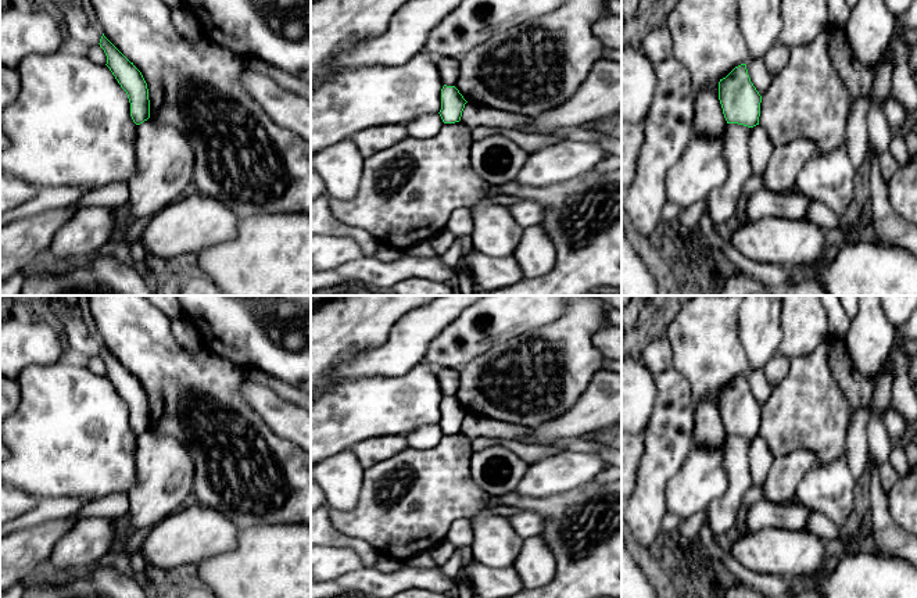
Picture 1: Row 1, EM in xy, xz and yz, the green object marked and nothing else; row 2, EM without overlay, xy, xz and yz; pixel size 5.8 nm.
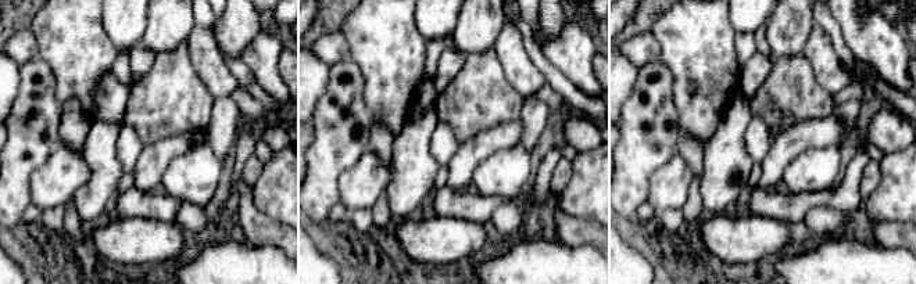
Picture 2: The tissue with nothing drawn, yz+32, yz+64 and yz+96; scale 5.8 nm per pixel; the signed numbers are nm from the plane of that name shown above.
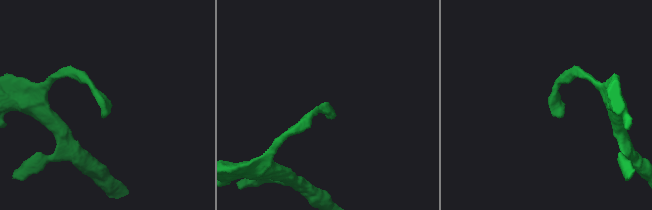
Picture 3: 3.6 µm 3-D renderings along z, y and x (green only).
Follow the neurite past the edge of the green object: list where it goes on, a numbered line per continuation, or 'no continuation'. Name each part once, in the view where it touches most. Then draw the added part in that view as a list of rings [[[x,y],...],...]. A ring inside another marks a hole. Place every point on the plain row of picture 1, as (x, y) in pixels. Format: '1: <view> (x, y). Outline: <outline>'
no continuation

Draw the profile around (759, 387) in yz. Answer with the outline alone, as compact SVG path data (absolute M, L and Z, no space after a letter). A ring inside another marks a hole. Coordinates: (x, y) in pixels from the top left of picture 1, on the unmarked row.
M749 369L746 373L748 386L760 407L769 400L773 387L767 383L763 370Z

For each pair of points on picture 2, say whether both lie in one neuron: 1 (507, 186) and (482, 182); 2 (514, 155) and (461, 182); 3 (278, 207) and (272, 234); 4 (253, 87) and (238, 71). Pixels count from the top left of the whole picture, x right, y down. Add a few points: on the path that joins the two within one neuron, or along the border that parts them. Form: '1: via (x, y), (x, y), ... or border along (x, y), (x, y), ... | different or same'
1: via (501, 182), (487, 182) | same
2: border along (496, 151), (478, 165), (471, 183) | different
3: border along (251, 197), (261, 212), (283, 225) | different
4: via (249, 83), (242, 75) | same

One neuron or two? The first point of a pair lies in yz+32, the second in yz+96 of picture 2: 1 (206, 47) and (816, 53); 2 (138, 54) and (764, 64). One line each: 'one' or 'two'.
1: one
2: one

